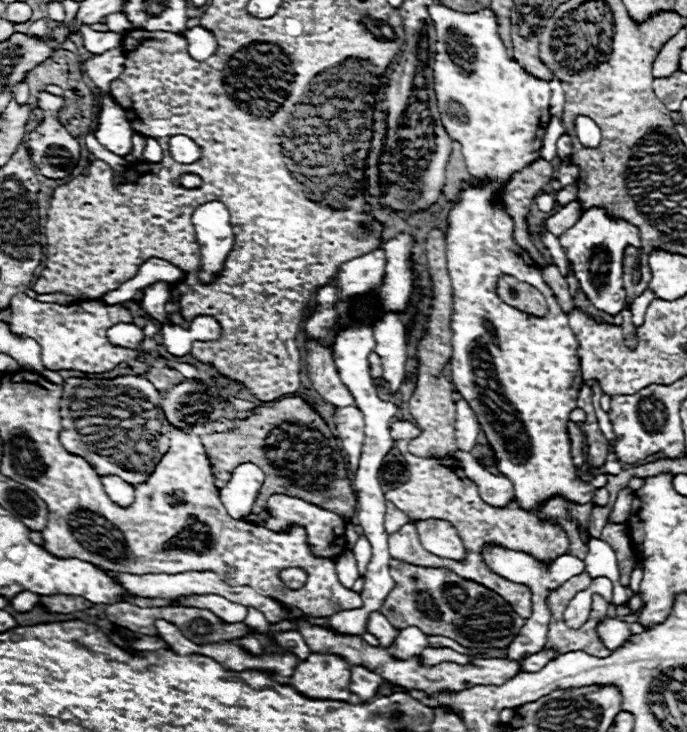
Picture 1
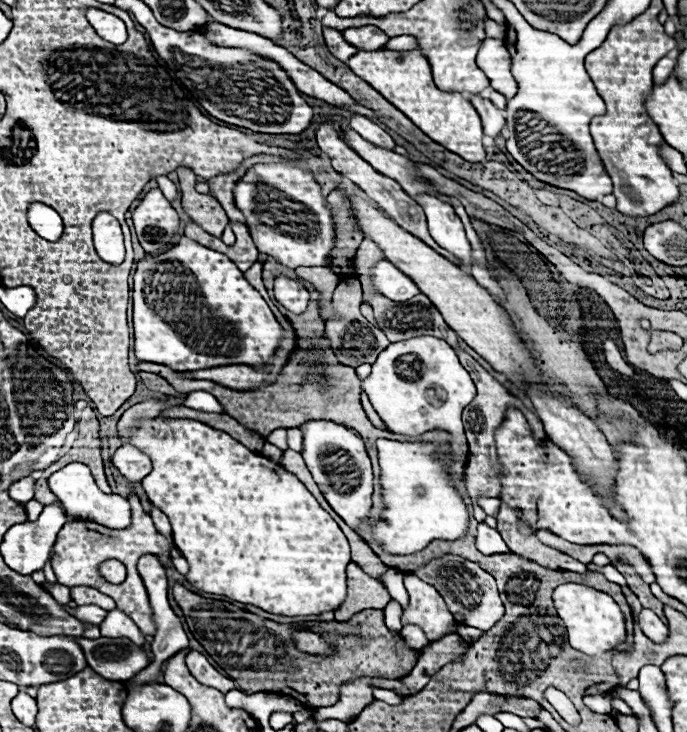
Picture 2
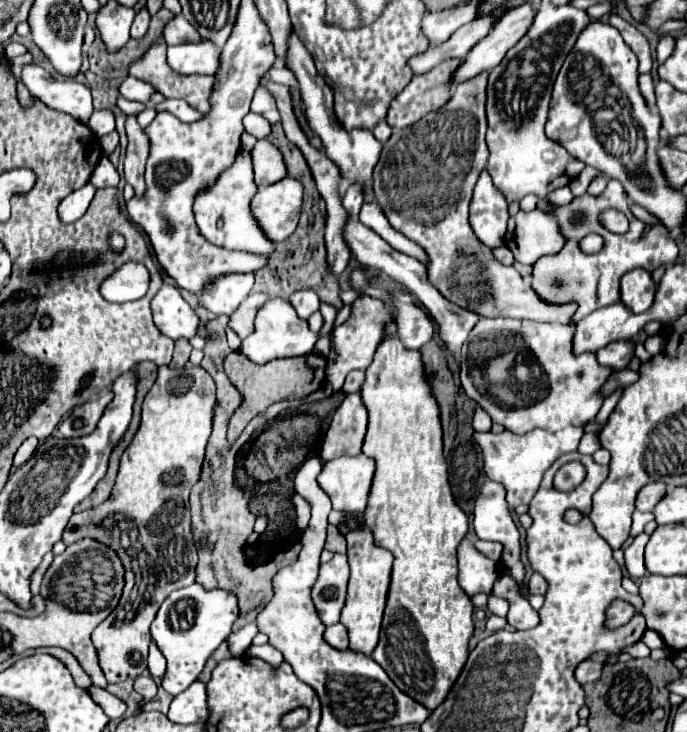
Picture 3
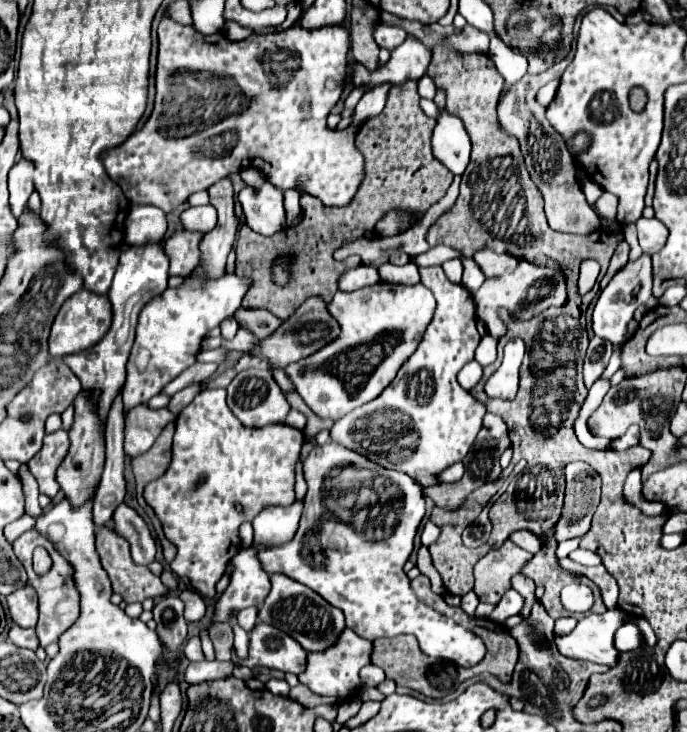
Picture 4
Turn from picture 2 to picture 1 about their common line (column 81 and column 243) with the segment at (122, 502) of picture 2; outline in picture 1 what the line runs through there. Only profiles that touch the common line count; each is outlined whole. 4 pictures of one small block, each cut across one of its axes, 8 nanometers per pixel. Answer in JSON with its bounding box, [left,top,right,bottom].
[220,462,264,520]

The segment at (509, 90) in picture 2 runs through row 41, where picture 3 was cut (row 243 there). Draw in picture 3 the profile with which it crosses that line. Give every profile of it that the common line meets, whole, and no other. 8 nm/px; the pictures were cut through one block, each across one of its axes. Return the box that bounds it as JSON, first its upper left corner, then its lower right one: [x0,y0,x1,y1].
[470,170,508,248]

